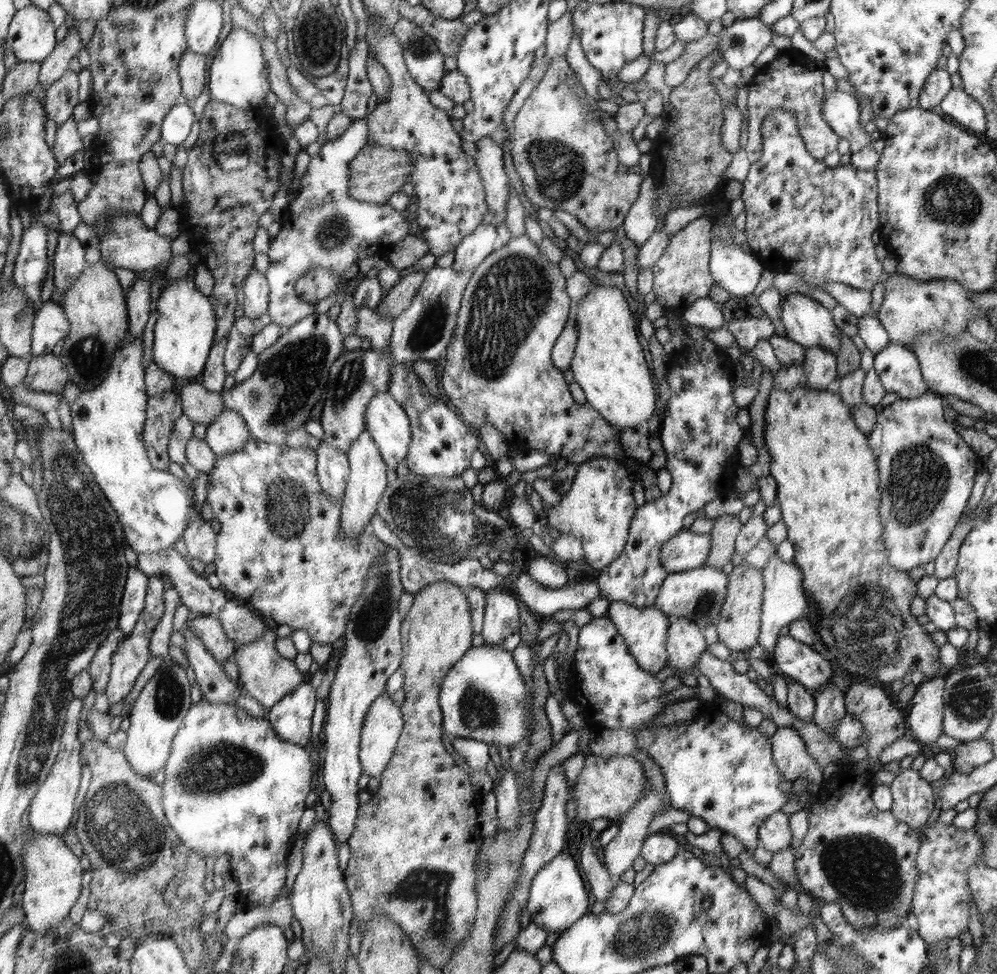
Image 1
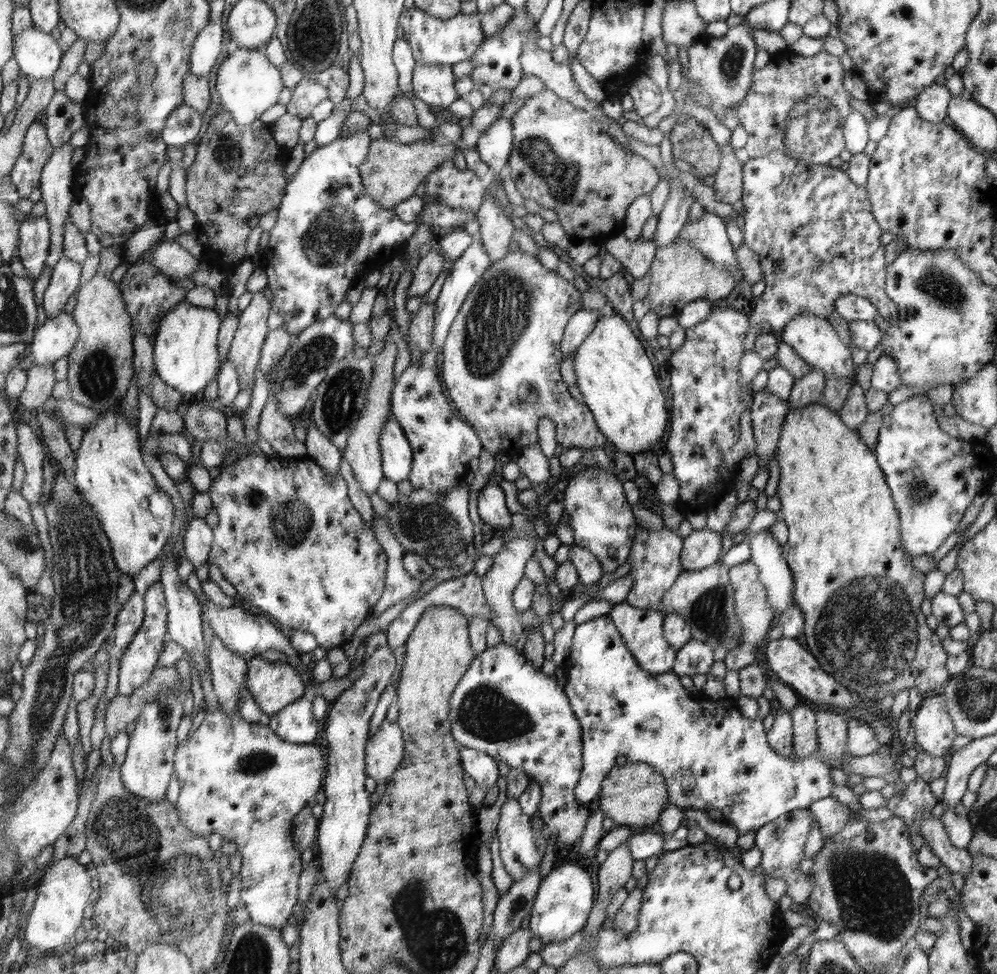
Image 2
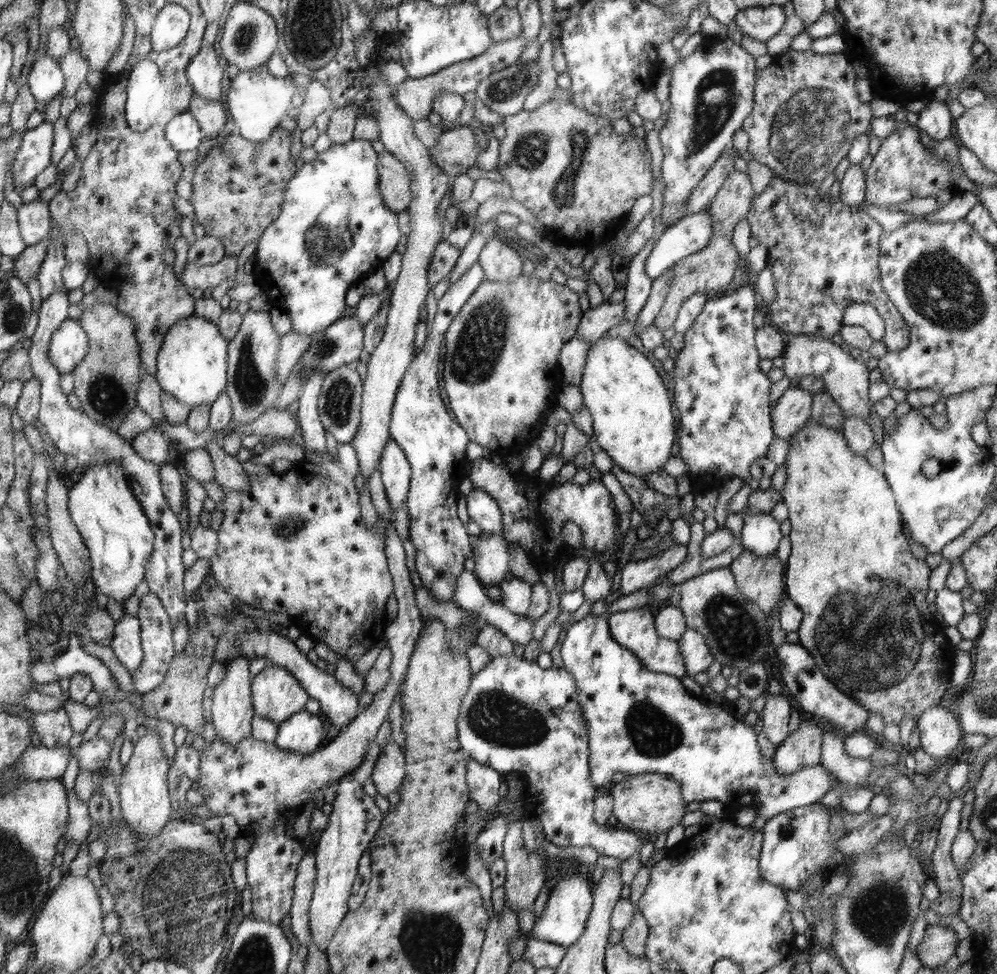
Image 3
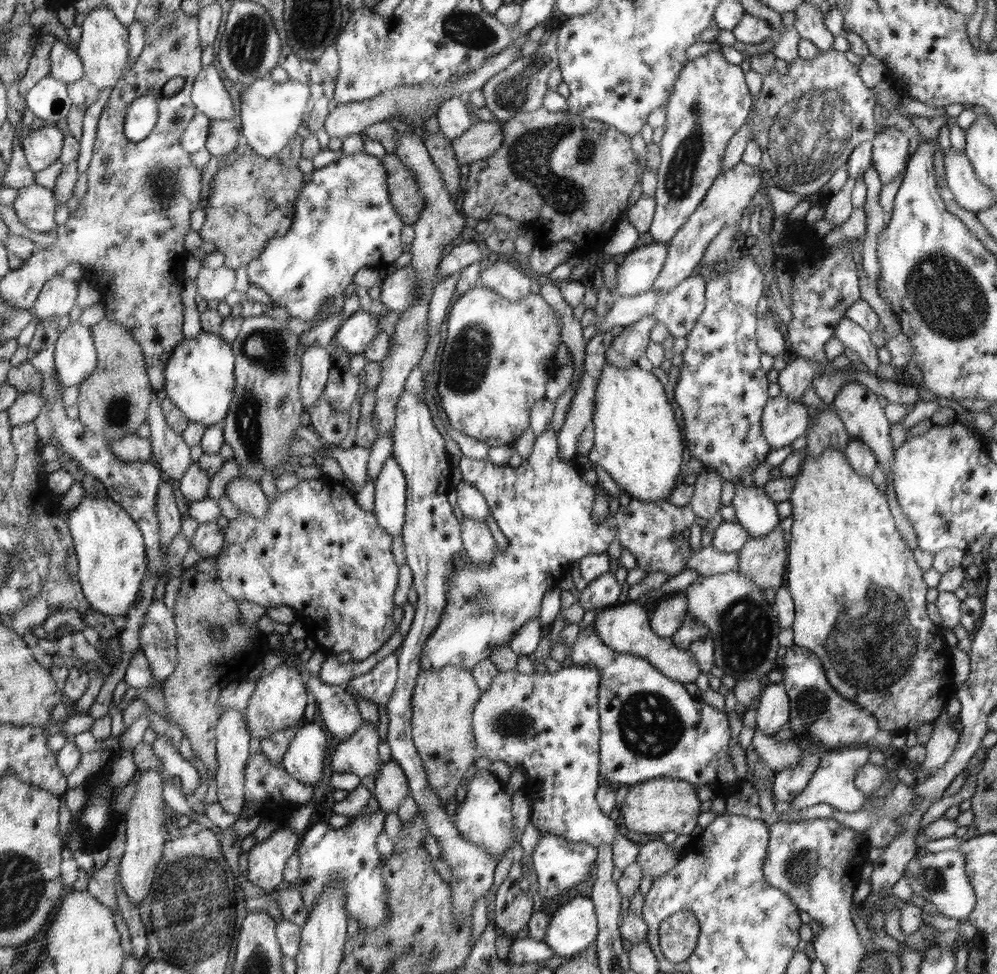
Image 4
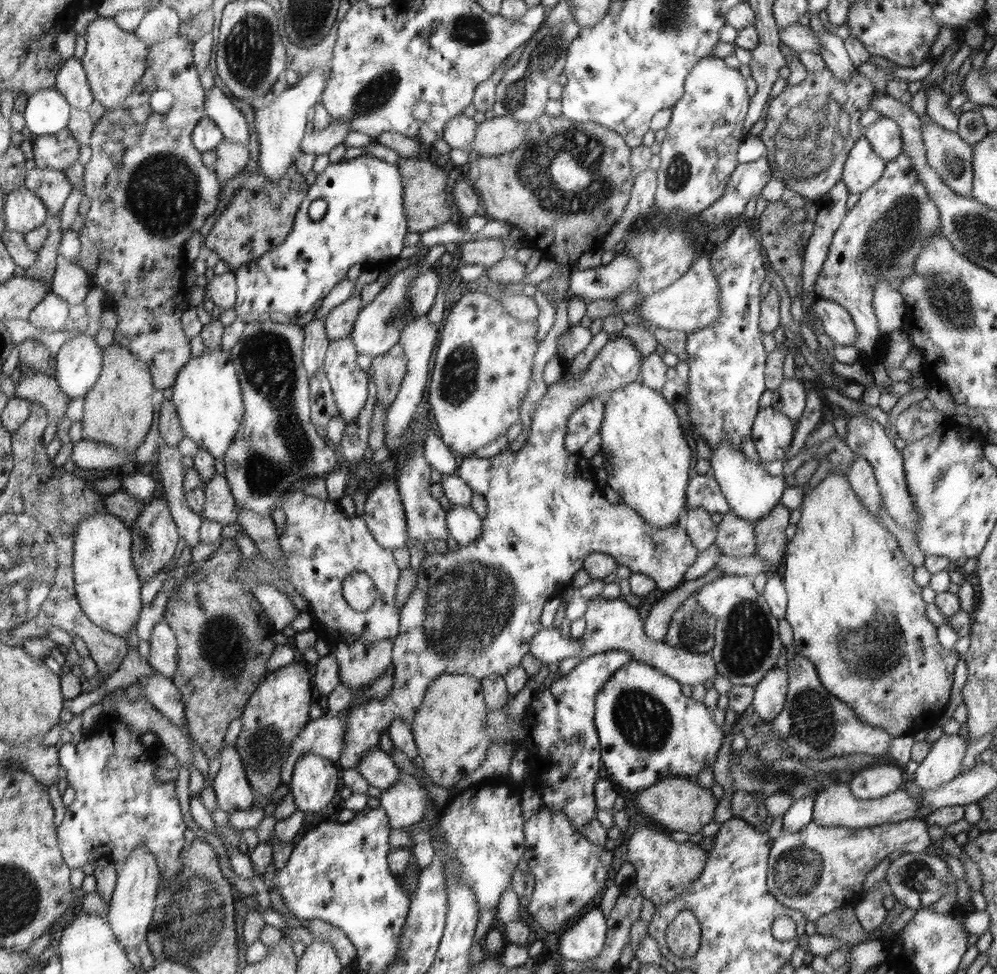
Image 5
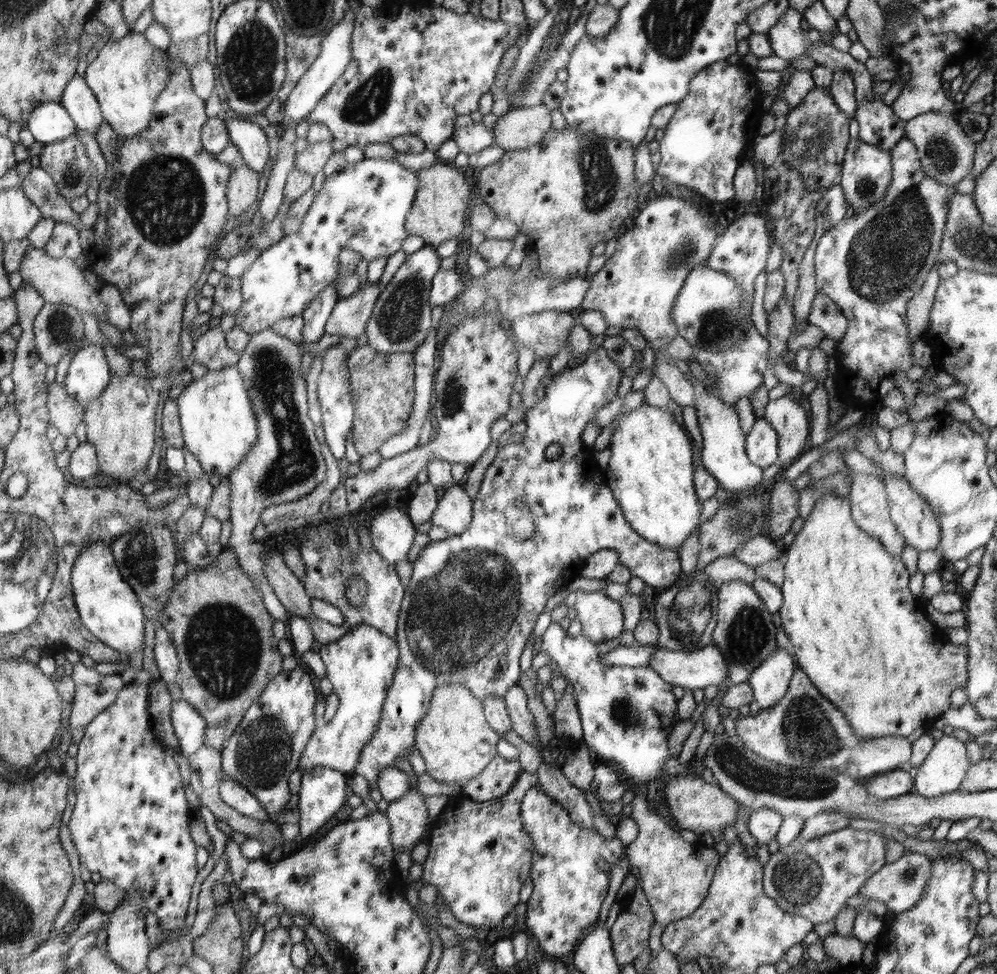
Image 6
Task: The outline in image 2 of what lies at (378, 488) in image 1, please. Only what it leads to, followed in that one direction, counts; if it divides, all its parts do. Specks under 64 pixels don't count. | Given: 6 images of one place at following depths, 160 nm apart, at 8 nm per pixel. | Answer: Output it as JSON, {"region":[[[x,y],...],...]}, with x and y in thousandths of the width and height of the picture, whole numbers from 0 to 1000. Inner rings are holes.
{"region":[[[386,352],[379,363],[373,366],[375,374],[375,388],[371,390],[371,400],[367,406],[365,419],[362,421],[358,436],[352,441],[348,450],[348,457],[344,462],[344,469],[351,475],[357,493],[362,497],[365,505],[377,506],[380,495],[385,493],[382,477],[382,460],[380,450],[388,429],[392,424],[392,402],[395,396],[395,372],[399,368],[397,352]]]}

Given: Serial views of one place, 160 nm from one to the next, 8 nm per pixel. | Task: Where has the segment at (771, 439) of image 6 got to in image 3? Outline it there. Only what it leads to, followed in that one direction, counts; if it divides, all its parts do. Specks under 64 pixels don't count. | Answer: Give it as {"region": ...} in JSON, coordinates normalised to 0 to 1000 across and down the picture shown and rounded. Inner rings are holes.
{"region":[[[795,393],[773,419],[775,447],[791,452],[811,433],[815,405]]]}

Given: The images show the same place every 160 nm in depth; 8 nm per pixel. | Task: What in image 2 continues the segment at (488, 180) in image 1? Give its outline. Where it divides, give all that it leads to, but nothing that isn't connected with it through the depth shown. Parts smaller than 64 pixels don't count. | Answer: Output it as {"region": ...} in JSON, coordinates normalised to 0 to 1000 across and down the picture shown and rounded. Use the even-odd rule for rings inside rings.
{"region":[[[495,202],[485,205],[476,220],[476,225],[481,230],[478,244],[481,249],[486,251],[487,259],[491,261],[491,270],[508,264],[512,259],[510,254],[515,248],[514,239],[517,234],[499,206]]]}

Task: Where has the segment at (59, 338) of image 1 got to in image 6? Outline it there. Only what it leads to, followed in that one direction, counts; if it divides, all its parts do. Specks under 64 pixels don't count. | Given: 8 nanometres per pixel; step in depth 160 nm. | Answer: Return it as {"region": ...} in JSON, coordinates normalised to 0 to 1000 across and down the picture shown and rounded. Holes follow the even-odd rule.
{"region":[[[84,354],[70,372],[64,398],[80,415],[94,412],[109,397],[112,385],[101,356]]]}

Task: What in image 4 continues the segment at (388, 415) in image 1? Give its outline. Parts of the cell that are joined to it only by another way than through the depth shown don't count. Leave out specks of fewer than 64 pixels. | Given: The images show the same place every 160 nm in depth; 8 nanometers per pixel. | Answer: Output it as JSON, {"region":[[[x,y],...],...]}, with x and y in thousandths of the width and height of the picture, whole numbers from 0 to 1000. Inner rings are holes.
{"region":[[[392,468],[383,477],[381,487],[376,495],[375,505],[375,529],[379,530],[379,539],[391,550],[401,550],[405,546],[406,522],[408,518],[408,495],[403,485],[402,478]]]}

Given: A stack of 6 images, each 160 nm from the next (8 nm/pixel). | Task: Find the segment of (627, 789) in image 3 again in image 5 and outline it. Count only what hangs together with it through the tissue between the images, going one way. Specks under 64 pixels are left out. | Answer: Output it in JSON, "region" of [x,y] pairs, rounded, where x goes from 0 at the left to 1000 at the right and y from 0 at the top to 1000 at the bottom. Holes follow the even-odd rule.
{"region":[[[672,798],[642,813],[635,824],[640,830],[640,834],[644,834],[652,843],[674,854],[682,852],[693,857],[702,854],[705,848],[716,842],[716,834],[721,822],[716,819],[713,811],[704,809],[697,801]]]}

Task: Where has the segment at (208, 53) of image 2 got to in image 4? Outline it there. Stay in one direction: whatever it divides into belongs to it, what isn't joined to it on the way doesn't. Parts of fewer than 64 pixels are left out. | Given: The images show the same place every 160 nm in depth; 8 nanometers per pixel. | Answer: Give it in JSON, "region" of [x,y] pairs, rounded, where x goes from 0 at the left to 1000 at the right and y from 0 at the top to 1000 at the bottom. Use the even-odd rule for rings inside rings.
{"region":[[[214,65],[205,68],[195,83],[193,102],[197,115],[206,117],[211,123],[231,124],[235,121],[235,107],[223,86],[221,72]]]}

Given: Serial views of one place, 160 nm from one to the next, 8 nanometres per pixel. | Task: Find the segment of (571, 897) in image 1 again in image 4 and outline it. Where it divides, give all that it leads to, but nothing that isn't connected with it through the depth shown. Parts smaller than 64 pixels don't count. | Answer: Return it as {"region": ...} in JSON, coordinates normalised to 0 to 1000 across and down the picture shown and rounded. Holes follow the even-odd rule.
{"region":[[[575,921],[554,939],[545,966],[557,980],[574,983],[597,969],[601,958],[599,947],[594,923]]]}

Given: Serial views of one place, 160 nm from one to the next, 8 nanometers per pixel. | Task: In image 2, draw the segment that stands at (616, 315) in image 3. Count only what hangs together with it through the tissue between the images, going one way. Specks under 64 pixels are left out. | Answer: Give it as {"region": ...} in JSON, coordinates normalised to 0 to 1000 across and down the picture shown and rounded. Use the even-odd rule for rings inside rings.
{"region":[[[580,318],[567,335],[562,357],[565,364],[576,362],[577,359],[594,343],[604,319]]]}

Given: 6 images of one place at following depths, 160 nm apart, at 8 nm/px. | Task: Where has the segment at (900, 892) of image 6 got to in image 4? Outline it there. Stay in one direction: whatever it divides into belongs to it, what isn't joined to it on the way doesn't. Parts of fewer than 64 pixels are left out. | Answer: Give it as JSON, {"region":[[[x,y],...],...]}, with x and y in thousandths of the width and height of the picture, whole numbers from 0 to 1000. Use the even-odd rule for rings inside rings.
{"region":[[[964,871],[929,877],[917,881],[909,890],[906,899],[911,901],[911,910],[919,920],[939,928],[943,938],[959,945],[969,945],[977,934],[980,922],[969,897],[969,879]]]}

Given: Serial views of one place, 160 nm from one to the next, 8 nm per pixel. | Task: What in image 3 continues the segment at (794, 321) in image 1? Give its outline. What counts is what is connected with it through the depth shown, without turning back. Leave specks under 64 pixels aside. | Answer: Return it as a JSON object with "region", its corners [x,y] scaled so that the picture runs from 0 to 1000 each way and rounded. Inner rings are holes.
{"region":[[[823,344],[816,345],[791,345],[787,355],[786,380],[787,387],[794,393],[800,393],[804,387],[810,385],[822,388],[827,395],[827,400],[845,420],[846,426],[864,429],[870,434],[876,415],[873,413],[872,397],[875,384],[871,381],[867,370],[859,362],[849,362],[843,354],[839,354],[832,347]]]}

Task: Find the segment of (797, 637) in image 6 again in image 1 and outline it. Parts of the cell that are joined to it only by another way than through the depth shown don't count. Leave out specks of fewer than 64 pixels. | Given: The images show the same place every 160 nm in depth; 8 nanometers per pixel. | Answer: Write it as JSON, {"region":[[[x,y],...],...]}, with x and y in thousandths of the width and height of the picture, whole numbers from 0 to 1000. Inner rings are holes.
{"region":[[[806,394],[794,400],[774,399],[767,418],[767,455],[771,467],[773,468],[772,489],[778,492],[779,505],[778,514],[783,524],[784,536],[789,540],[789,553],[794,556],[797,563],[795,578],[800,580],[804,588],[804,604],[808,611],[809,617],[818,624],[818,630],[815,638],[815,644],[818,646],[821,659],[826,661],[826,665],[832,669],[830,678],[834,681],[841,680],[843,686],[855,692],[858,697],[877,698],[881,702],[890,703],[898,698],[905,698],[911,690],[923,688],[927,693],[927,698],[935,697],[945,691],[942,681],[942,663],[936,658],[935,652],[929,649],[927,643],[921,640],[918,632],[913,627],[913,619],[920,611],[920,598],[911,590],[912,586],[898,584],[890,572],[890,565],[887,553],[887,539],[883,536],[883,504],[882,500],[882,483],[875,460],[873,460],[871,449],[866,445],[859,435],[853,423],[842,406],[835,405],[827,400],[812,399],[806,397]]]}

